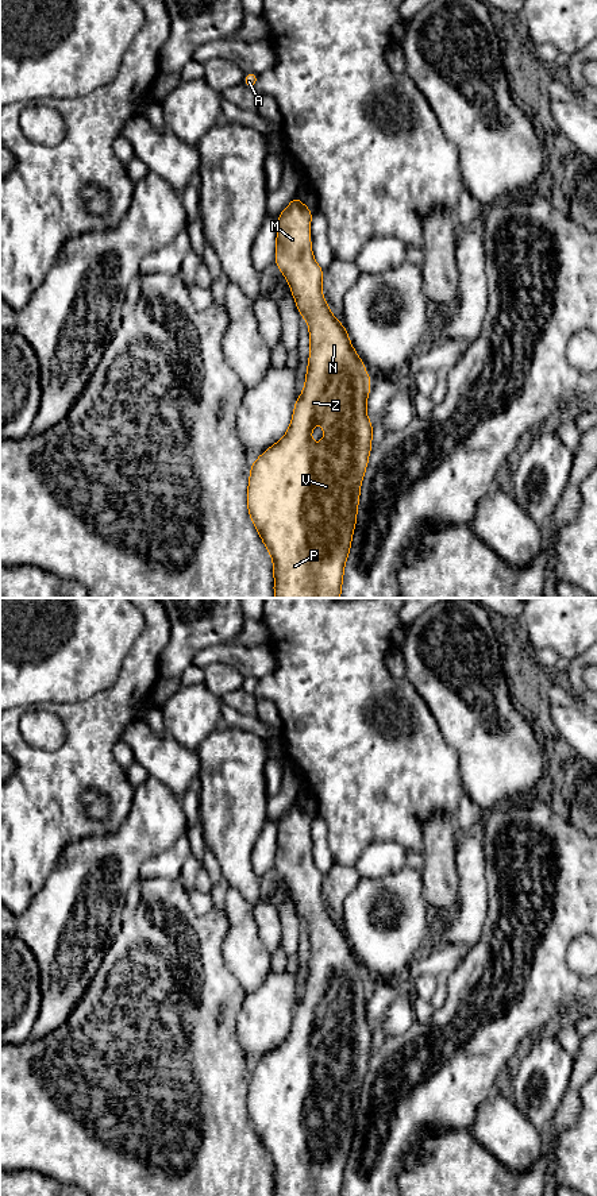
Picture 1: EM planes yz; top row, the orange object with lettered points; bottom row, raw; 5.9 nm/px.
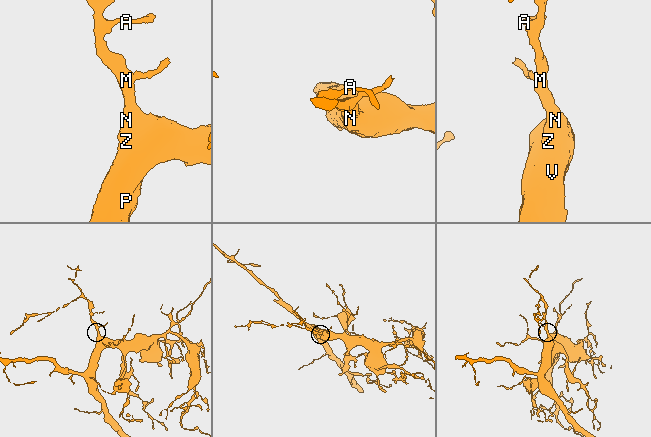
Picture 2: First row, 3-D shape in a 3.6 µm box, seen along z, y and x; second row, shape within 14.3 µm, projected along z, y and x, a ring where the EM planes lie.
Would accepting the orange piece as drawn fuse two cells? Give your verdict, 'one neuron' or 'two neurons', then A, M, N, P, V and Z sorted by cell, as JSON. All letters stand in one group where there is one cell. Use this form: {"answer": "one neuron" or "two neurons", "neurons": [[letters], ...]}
{"answer": "one neuron", "neurons": [["A", "M", "N", "P", "V", "Z"]]}

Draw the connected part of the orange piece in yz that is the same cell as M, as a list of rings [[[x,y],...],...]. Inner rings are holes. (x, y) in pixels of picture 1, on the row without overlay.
[[[294,799],[289,811],[278,821],[276,848],[276,869],[288,884],[298,917],[309,931],[311,960],[305,989],[303,999],[296,1004],[286,1039],[251,1069],[249,1083],[249,1119],[273,1162],[274,1196],[340,1196],[357,1127],[359,1093],[373,1053],[373,1030],[366,1019],[370,980],[353,953],[344,930],[336,926],[323,902],[324,876],[313,864],[311,853],[312,818]],[[317,1026],[323,1029],[324,1045],[315,1050],[311,1045],[311,1035]]]

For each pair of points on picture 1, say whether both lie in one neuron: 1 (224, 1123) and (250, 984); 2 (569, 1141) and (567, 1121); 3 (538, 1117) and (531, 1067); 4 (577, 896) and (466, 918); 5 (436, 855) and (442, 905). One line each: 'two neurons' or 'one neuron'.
1: two neurons
2: two neurons
3: one neuron
4: two neurons
5: one neuron

